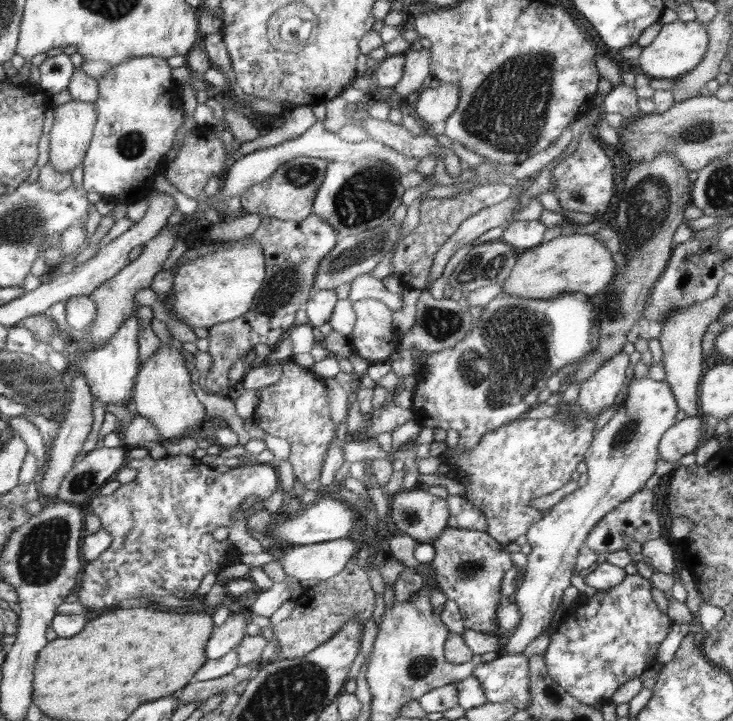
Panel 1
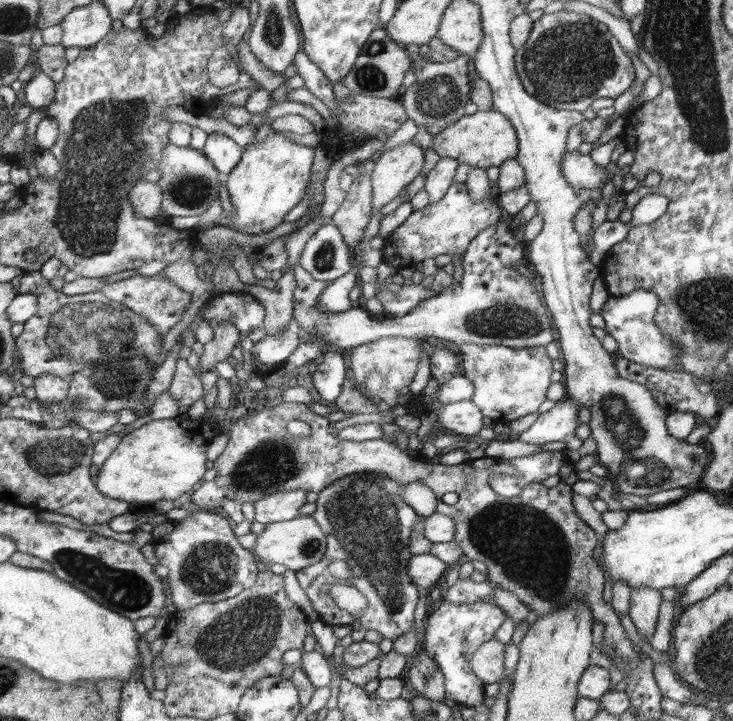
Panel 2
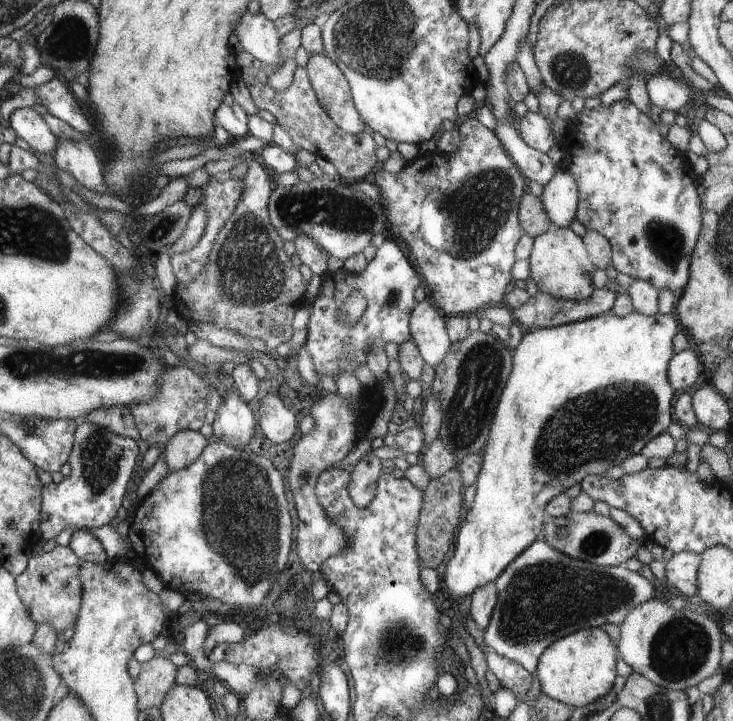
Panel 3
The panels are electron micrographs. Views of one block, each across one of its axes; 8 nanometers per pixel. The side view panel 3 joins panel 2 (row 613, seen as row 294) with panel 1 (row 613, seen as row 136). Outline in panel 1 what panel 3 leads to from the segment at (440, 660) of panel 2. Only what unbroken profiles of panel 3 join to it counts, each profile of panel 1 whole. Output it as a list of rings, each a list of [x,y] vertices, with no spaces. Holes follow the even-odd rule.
[[[448,526],[438,539],[434,539],[431,545],[435,548],[435,555],[431,561],[429,573],[424,573],[439,591],[445,593],[448,600],[458,604],[460,614],[462,614],[463,625],[465,628],[476,630],[478,632],[492,633],[496,628],[496,610],[500,602],[500,582],[503,582],[503,576],[507,574],[506,570],[514,567],[510,555],[506,554],[500,546],[500,542],[491,537],[486,531],[464,530],[463,528],[452,528]]]

